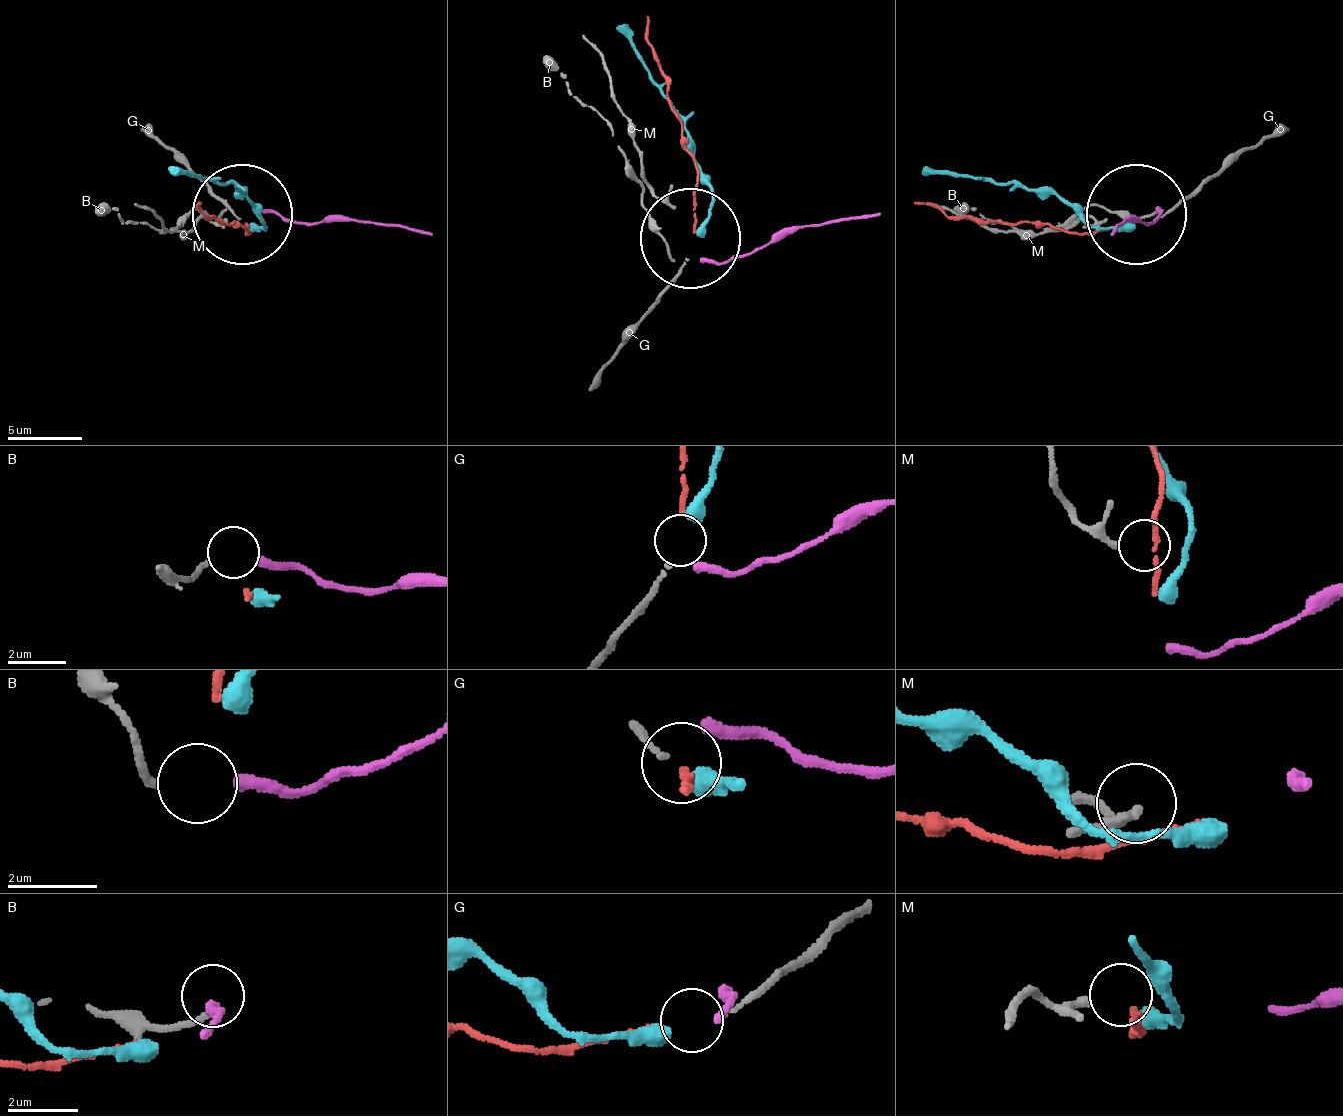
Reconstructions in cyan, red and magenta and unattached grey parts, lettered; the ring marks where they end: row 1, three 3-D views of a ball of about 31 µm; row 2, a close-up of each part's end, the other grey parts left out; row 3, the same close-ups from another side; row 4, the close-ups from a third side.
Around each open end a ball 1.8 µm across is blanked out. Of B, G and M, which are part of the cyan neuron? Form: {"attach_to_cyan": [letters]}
{"attach_to_cyan": ["G"]}

